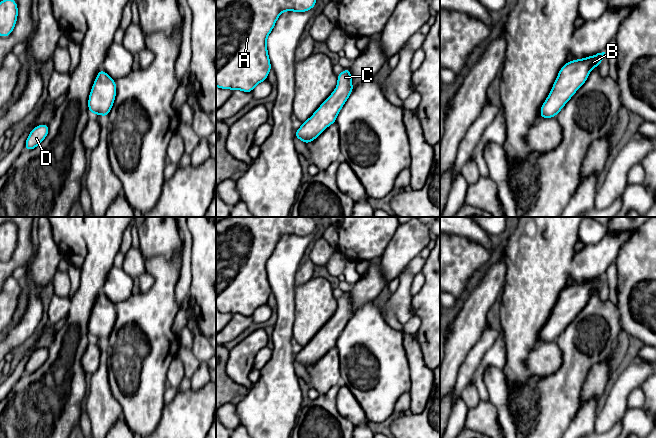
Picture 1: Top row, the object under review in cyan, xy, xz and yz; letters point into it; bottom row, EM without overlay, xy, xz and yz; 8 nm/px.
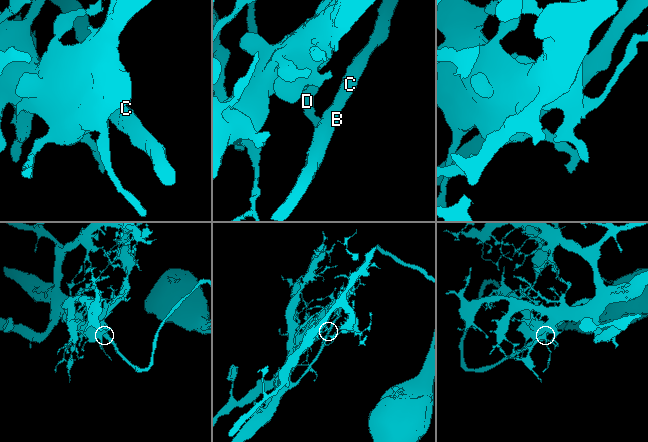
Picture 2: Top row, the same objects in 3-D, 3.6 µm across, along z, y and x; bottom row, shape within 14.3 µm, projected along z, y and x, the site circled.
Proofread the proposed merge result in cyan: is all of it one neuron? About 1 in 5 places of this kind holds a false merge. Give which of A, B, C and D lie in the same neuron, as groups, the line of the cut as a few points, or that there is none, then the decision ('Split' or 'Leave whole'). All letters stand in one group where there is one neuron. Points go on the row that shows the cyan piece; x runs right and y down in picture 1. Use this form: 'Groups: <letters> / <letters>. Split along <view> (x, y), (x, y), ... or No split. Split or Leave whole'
Groups: A B C D. No split. Leave whole

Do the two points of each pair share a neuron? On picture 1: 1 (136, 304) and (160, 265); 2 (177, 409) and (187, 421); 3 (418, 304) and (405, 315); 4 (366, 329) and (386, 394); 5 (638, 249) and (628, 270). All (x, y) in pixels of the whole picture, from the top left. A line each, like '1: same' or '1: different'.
1: same
2: same
3: different
4: same
5: same

